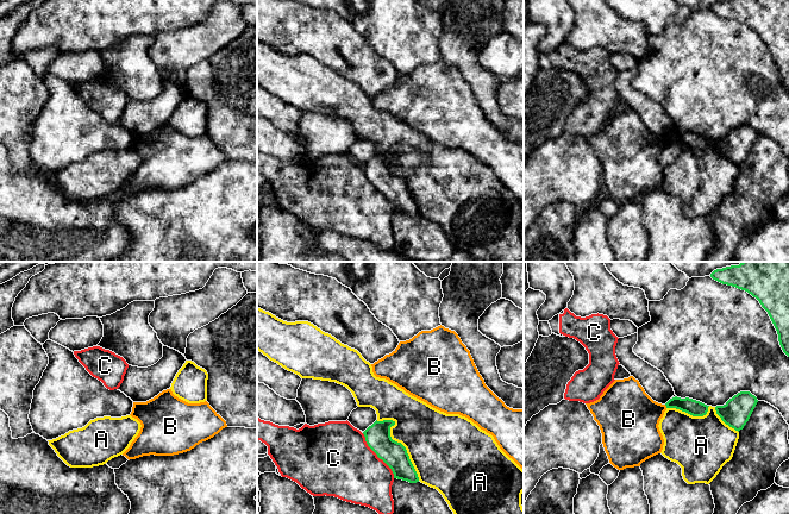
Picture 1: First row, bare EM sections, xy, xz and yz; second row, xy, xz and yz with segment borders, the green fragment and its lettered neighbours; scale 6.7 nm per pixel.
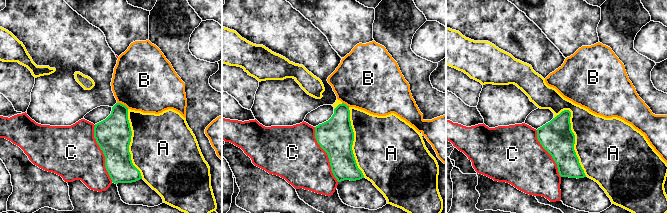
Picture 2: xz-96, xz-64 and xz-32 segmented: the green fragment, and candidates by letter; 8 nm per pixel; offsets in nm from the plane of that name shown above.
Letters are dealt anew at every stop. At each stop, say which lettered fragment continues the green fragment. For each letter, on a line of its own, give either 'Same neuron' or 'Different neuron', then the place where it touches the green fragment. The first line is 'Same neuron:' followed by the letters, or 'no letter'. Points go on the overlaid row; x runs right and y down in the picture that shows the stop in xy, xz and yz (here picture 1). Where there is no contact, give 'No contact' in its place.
Same neuron: no letter
A: Different neuron. Touches green at xz (396, 442)
B: Different neuron. Touches green at yz (665, 405)
C: Different neuron. Touches green at xz (377, 456)

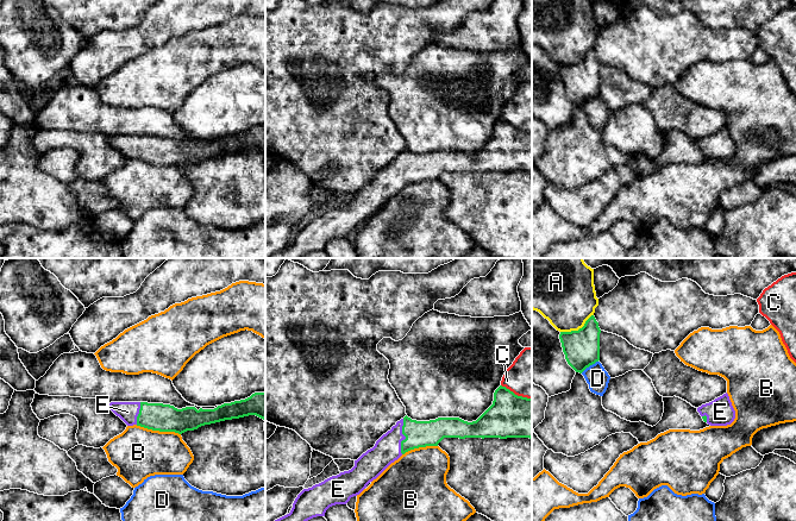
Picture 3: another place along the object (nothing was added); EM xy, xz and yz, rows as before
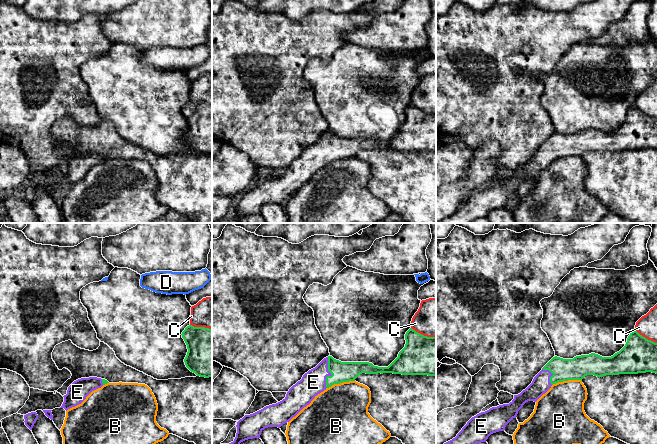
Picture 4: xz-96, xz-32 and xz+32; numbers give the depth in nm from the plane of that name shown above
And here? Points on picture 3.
Same neuron: E
A: Different neuron. Touches green at yz (578, 330)
B: Different neuron. Touches green at xy (158, 430)
C: Different neuron. Touches green at xz (516, 395)
D: Different neuron. Touches green at yz (589, 365)
E: Same neuron. Touches green at xz (405, 435)

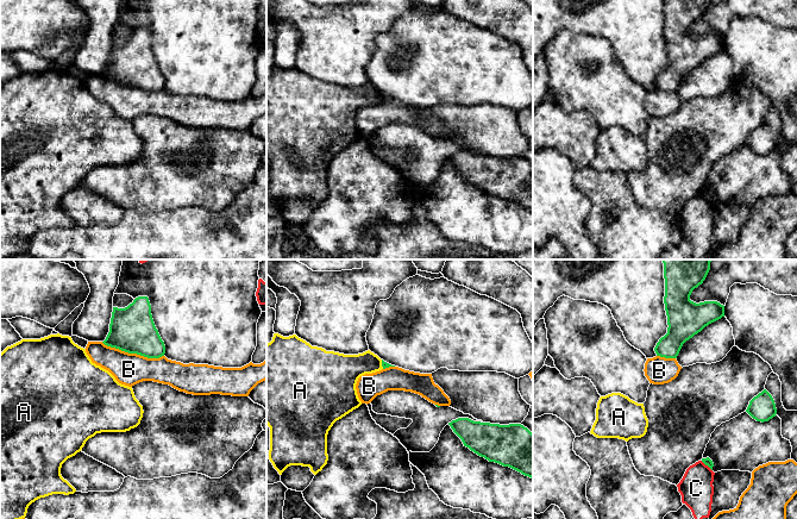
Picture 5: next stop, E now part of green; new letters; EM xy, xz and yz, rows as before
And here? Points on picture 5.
Same neuron: no letter
A: Different neuron. Touches green at xz (382, 364)
B: Different neuron. Touches green at xy (132, 352)
C: Different neuron. Touches green at yz (707, 464)

